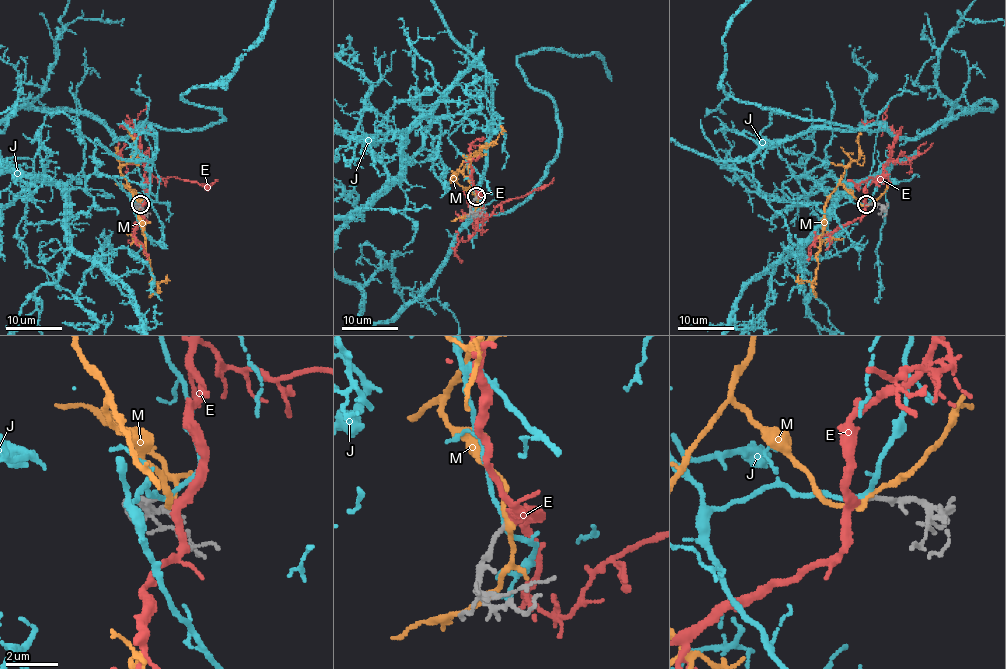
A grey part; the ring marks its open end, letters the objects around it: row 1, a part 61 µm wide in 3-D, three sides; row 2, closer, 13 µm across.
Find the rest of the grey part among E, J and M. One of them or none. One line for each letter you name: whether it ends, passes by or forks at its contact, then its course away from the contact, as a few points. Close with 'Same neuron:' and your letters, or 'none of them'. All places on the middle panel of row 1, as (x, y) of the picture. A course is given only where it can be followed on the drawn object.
E: it passes by | via (476, 197), (482, 196), (481, 212), (490, 215), (496, 207), (546, 186), (553, 177)
Same neuron: E

